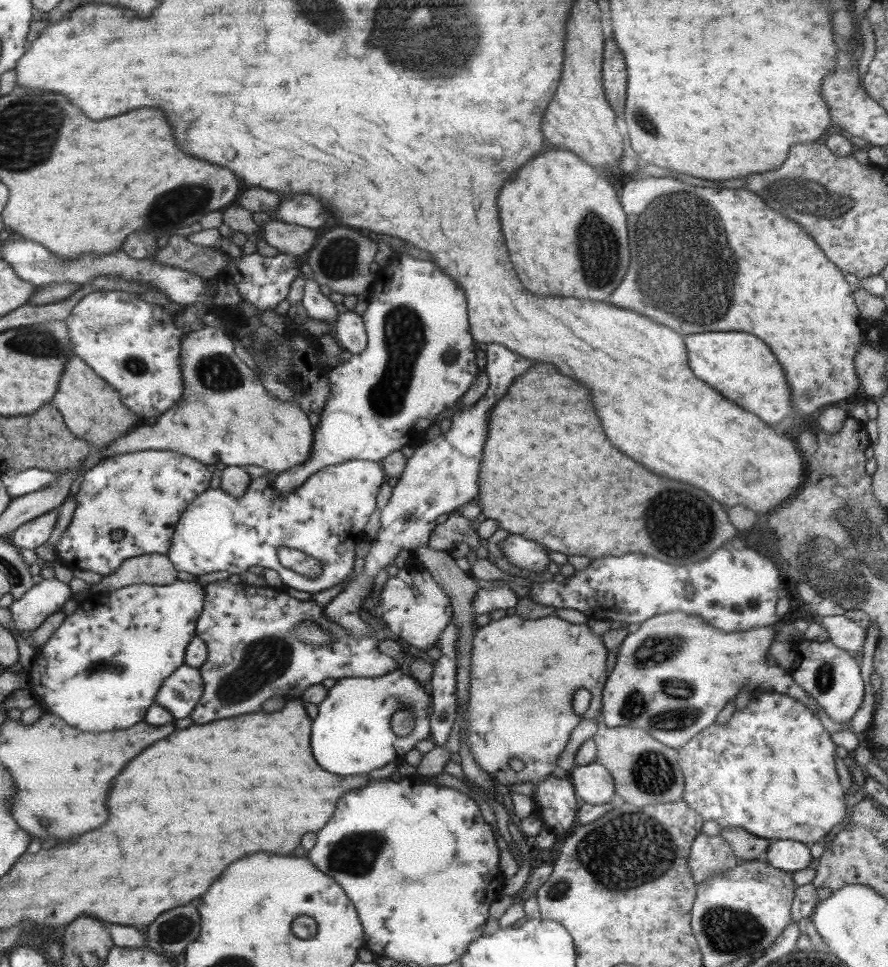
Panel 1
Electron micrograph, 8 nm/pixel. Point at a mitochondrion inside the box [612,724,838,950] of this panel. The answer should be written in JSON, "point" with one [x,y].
{"point":[652,774]}

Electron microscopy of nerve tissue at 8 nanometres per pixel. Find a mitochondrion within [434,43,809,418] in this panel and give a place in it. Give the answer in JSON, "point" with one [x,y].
{"point":[700,251]}

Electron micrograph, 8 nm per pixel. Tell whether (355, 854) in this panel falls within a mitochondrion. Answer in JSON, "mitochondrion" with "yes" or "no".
{"mitochondrion":"yes"}

